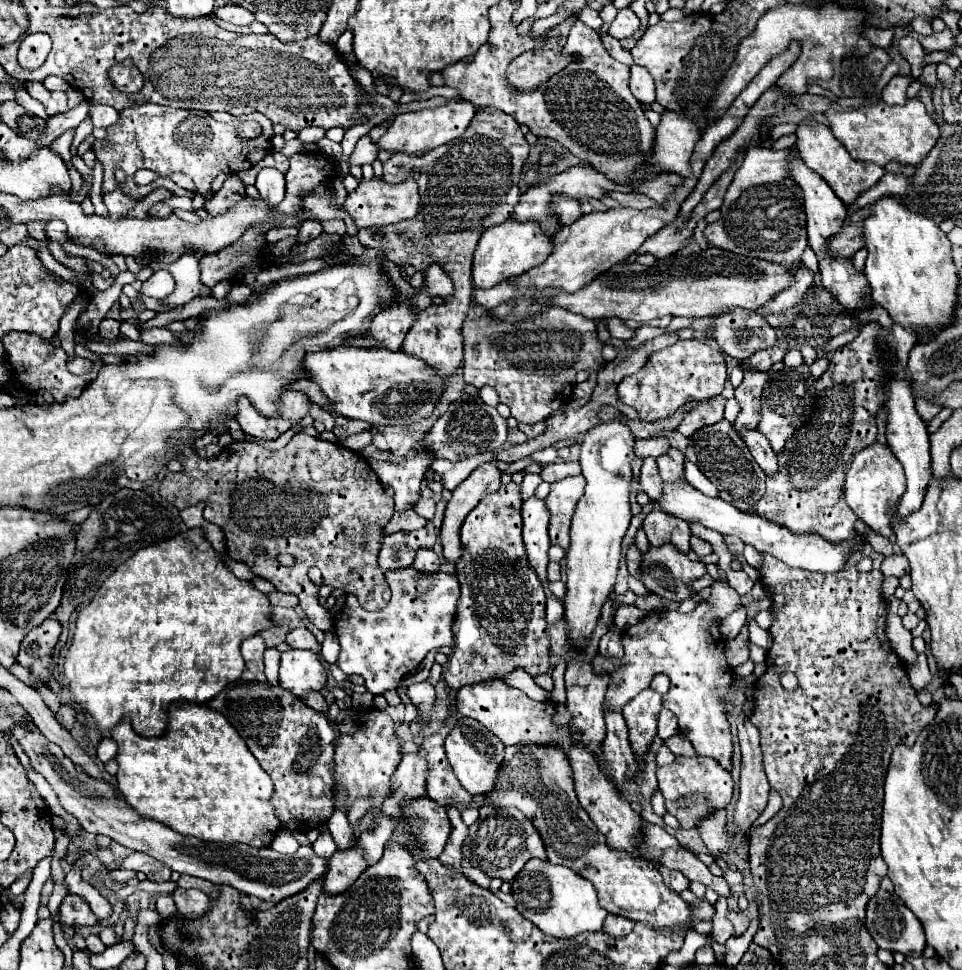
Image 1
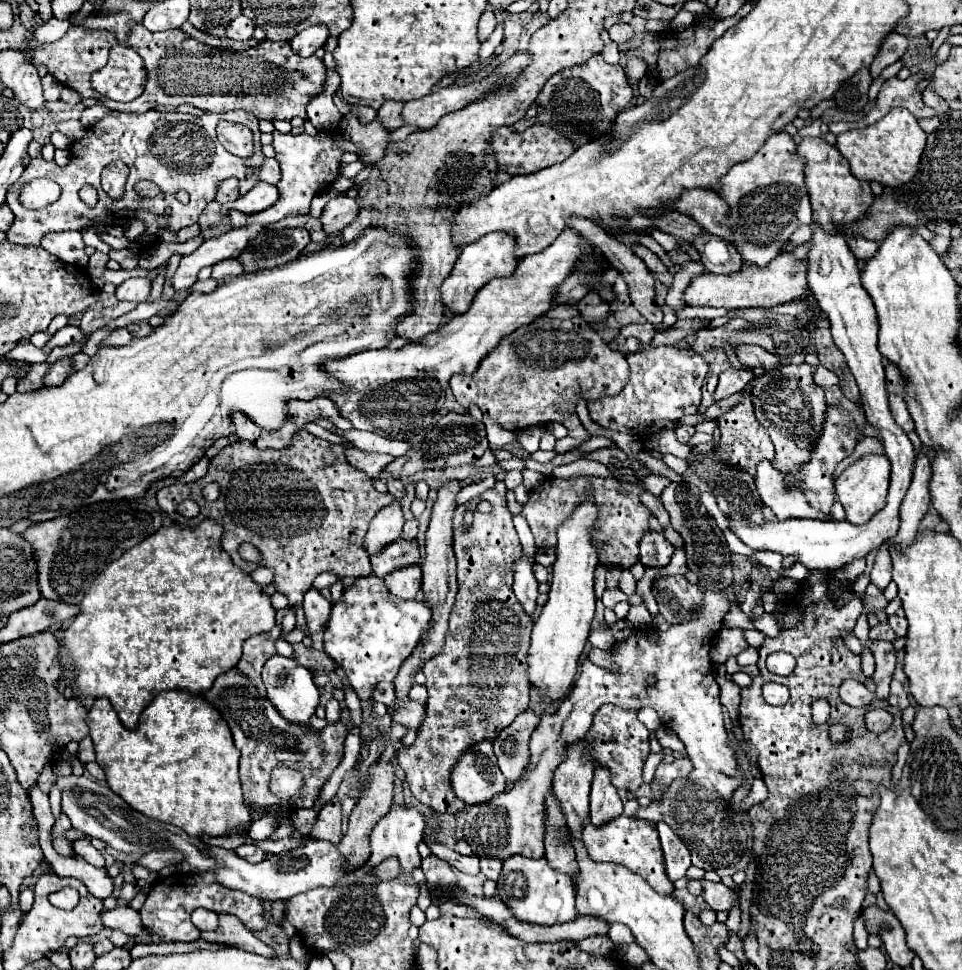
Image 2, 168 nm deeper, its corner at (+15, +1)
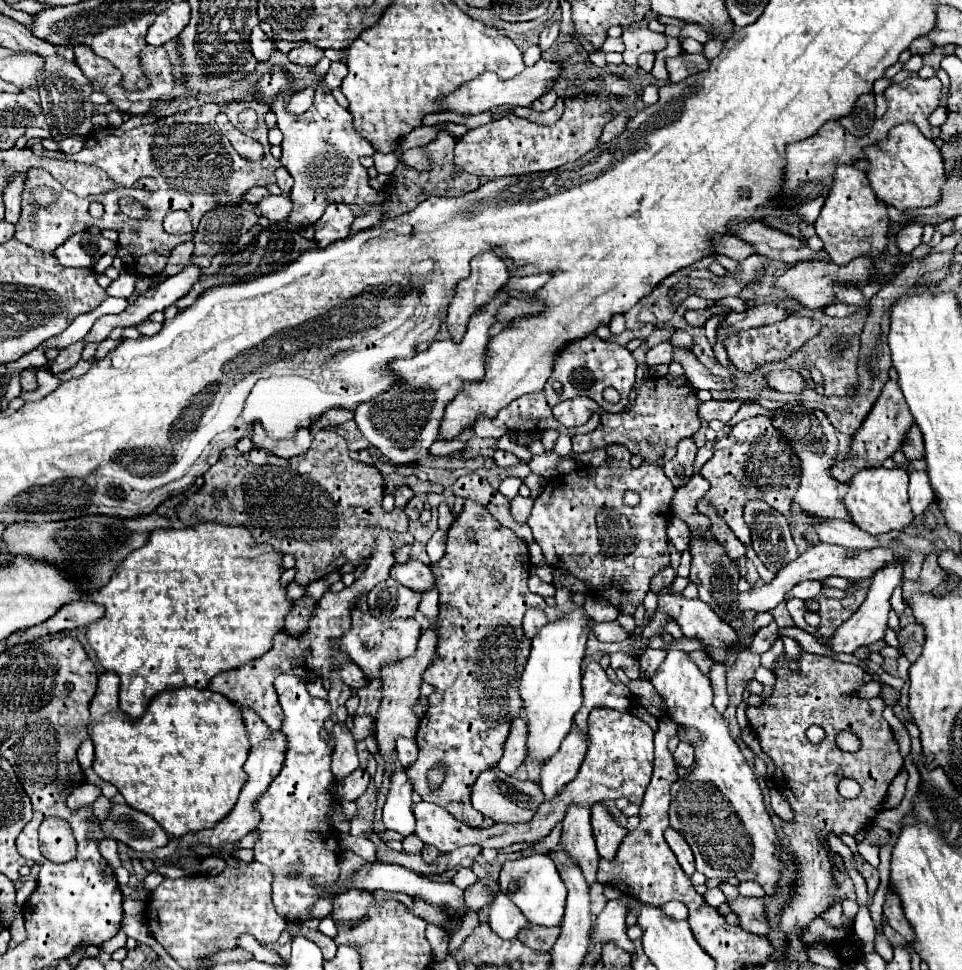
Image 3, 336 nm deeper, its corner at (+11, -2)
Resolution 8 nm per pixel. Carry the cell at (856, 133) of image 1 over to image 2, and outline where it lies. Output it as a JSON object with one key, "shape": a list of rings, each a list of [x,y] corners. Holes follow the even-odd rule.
{"shape":[[[893,109],[887,117],[871,127],[837,135],[837,149],[849,161],[855,177],[869,183],[877,181],[883,187],[901,187],[915,177],[925,143],[925,131],[907,109]]]}

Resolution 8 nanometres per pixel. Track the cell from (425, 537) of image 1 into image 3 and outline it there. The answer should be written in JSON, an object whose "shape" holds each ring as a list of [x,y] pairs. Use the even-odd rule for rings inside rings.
{"shape":[[[413,558],[405,564],[395,564],[391,568],[391,578],[407,588],[413,588],[415,592],[427,592],[435,584],[435,576],[431,568]]]}

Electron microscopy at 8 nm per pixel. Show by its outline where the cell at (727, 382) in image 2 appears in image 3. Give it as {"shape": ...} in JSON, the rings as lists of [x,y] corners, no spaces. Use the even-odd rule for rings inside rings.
{"shape":[[[709,400],[701,402],[699,406],[699,416],[701,420],[721,420],[727,422],[733,418],[733,414],[743,406],[743,400]]]}

